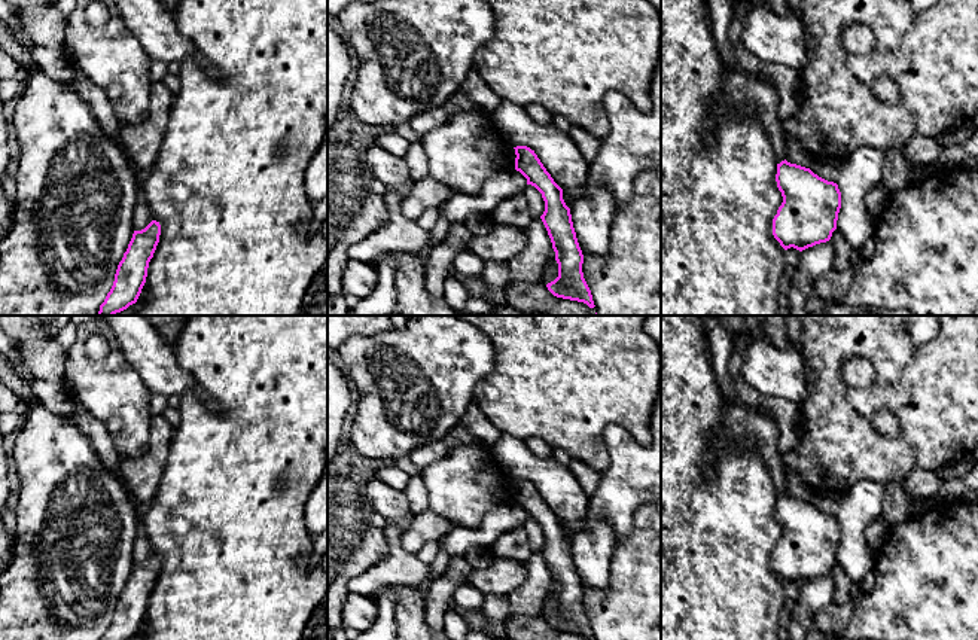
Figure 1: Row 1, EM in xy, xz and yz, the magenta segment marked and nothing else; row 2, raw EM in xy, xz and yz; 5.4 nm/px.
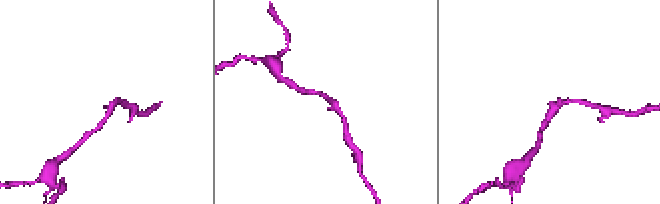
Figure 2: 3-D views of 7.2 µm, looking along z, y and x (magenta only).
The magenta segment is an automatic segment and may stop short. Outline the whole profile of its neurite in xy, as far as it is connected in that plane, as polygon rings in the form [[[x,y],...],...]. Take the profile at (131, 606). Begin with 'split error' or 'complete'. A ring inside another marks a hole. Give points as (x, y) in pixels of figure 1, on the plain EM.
complete | [[[152,554],[144,563],[134,564],[118,598],[115,615],[100,640],[130,640],[137,636],[146,616],[149,595],[159,576],[161,558]]]

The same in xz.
complete | [[[517,479],[515,503],[534,519],[545,534],[545,545],[540,549],[555,585],[558,610],[548,616],[548,624],[563,633],[584,636],[595,640],[591,624],[584,612],[584,588],[579,580],[572,555],[570,542],[563,533],[563,522],[554,515],[534,484],[527,479]]]

